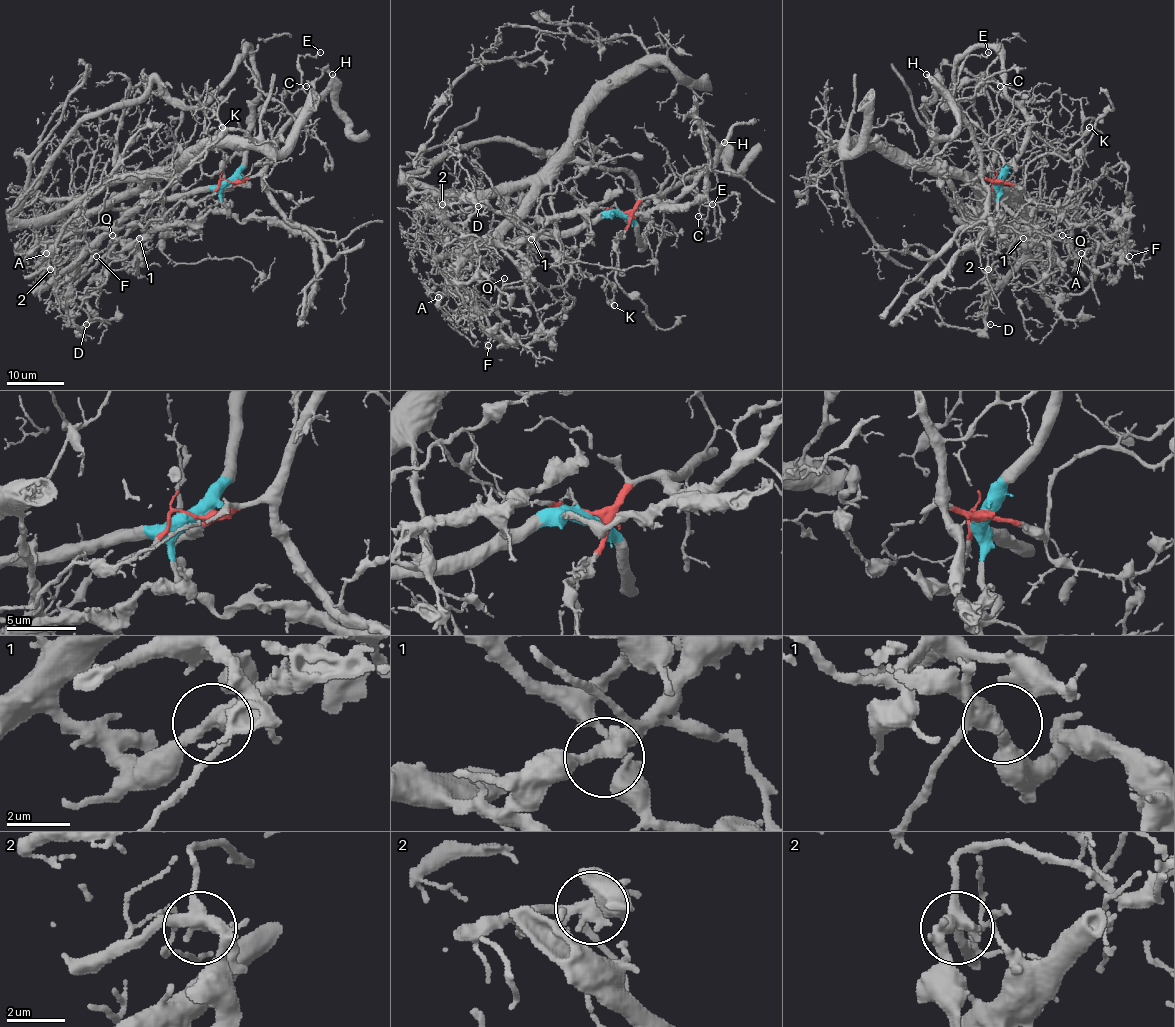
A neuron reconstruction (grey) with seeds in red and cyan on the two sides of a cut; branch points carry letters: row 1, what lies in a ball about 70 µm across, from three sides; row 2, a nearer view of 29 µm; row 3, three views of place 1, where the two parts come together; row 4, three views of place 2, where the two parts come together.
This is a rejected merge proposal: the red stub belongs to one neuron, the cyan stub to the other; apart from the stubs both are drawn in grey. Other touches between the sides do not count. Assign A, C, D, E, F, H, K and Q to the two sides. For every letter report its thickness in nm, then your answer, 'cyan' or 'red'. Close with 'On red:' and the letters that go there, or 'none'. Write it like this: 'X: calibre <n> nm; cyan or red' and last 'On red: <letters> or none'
A: calibre 140 nm; cyan
C: calibre 110 nm; red
D: calibre 150 nm; cyan
E: calibre 170 nm; red
F: calibre 150 nm; cyan
H: calibre 400 nm; red
K: calibre 240 nm; red
Q: calibre 130 nm; cyan
On red: C, E, H, K

